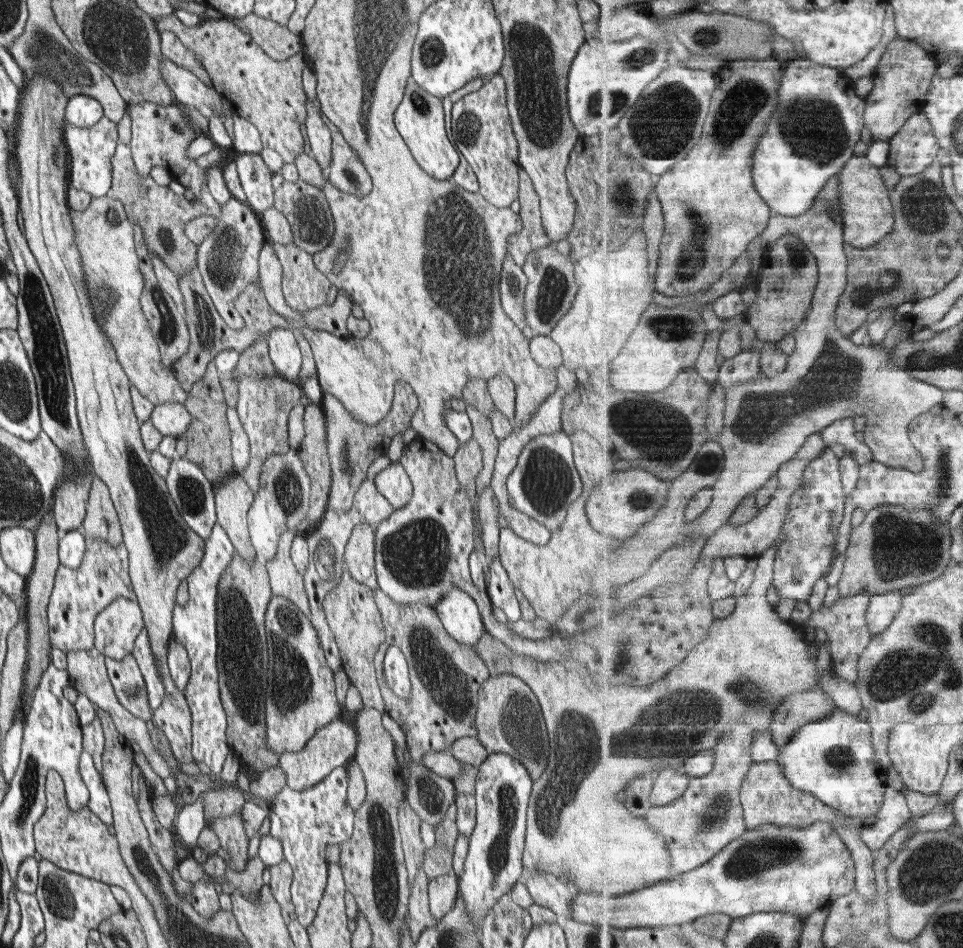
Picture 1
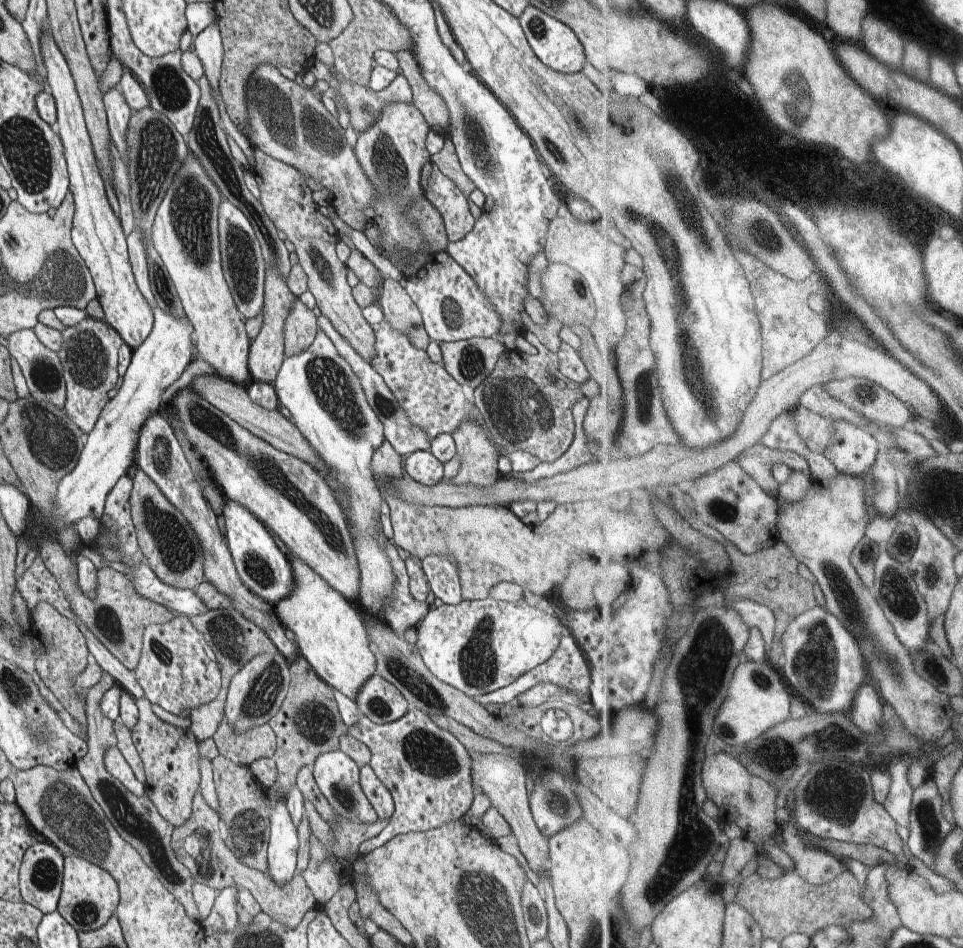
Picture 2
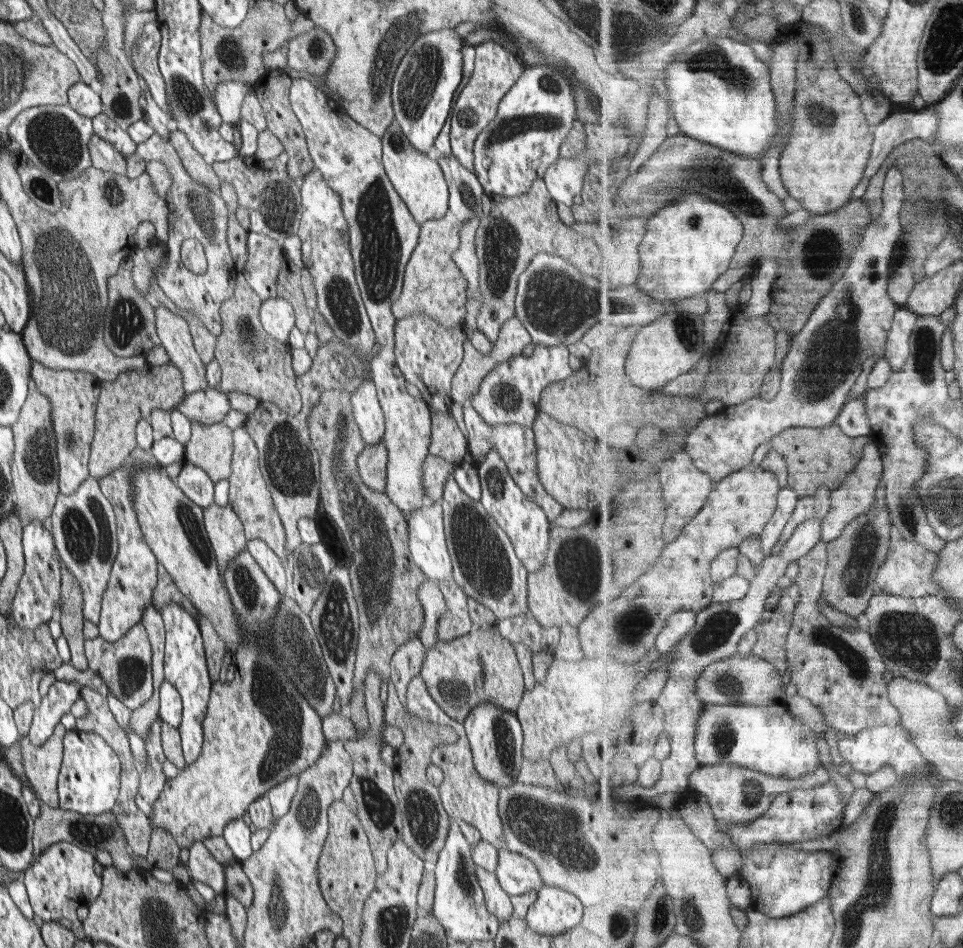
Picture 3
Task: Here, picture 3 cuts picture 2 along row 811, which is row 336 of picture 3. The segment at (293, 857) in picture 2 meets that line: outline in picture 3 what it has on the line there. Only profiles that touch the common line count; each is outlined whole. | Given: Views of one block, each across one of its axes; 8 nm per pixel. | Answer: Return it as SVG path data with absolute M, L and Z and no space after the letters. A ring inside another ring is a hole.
M282 297L267 299L261 304L259 319L265 332L280 344L287 344L290 332L295 328L295 310L292 305Z

